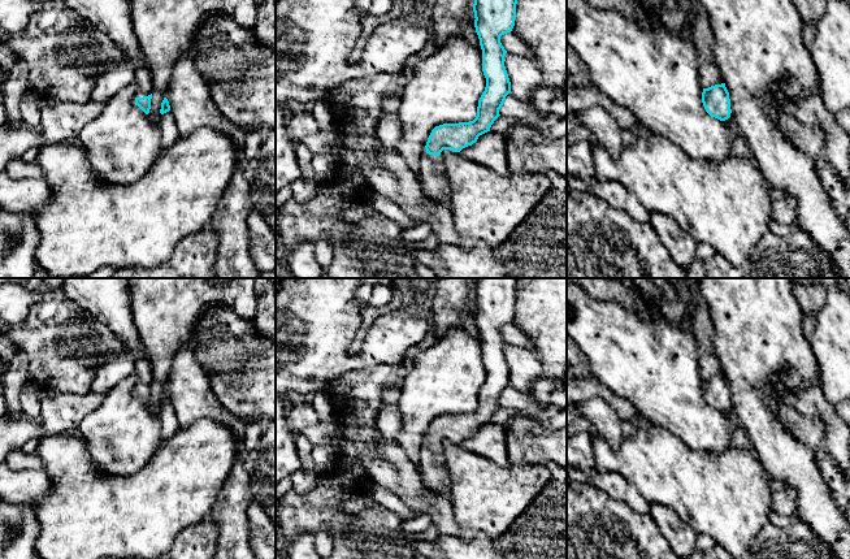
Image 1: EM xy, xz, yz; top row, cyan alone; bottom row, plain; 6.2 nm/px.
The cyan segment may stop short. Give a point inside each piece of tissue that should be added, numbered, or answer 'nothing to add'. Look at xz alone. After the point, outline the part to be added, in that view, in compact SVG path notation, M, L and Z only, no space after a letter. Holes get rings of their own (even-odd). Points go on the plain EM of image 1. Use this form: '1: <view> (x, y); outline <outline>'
1: xz (432, 469); outline M425 445L420 452L419 474L424 488L434 490L437 497L450 498L450 474L441 447Z

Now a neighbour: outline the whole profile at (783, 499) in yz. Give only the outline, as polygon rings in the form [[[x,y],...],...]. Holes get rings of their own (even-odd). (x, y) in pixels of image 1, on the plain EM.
[[[771,481],[769,494],[772,511],[780,515],[792,516],[797,519],[795,494],[792,489],[785,488],[779,481]]]

